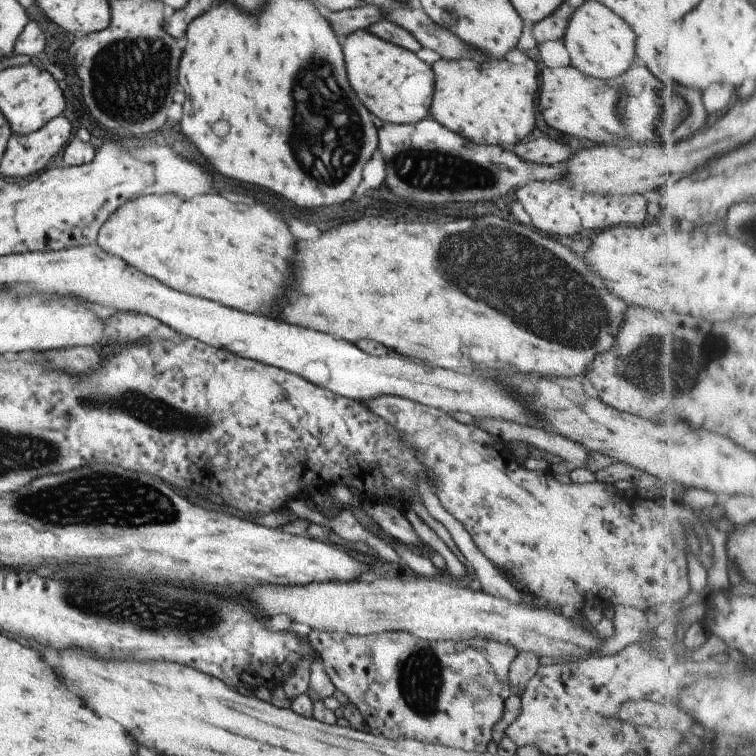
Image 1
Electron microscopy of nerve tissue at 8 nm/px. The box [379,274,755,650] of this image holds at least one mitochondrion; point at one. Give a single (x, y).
(679, 380)

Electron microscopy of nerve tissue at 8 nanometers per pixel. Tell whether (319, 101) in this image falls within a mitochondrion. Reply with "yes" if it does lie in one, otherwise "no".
yes

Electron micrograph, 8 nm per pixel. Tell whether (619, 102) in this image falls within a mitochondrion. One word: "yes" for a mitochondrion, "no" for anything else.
yes

